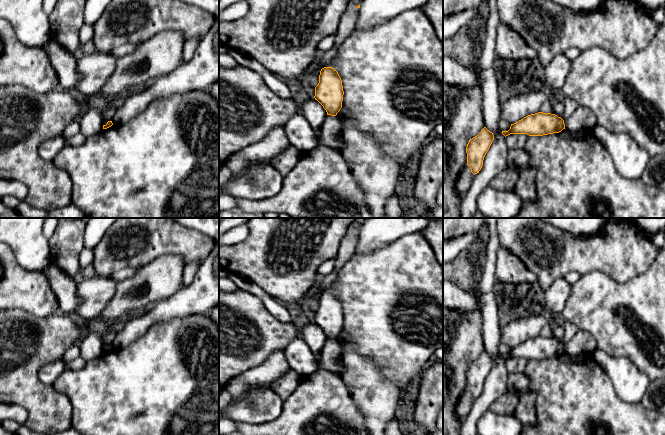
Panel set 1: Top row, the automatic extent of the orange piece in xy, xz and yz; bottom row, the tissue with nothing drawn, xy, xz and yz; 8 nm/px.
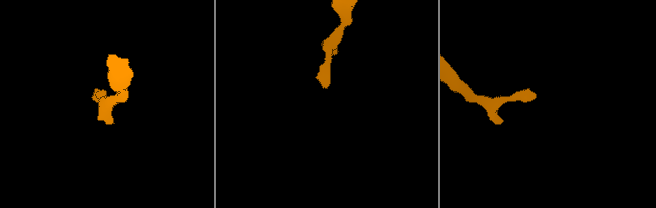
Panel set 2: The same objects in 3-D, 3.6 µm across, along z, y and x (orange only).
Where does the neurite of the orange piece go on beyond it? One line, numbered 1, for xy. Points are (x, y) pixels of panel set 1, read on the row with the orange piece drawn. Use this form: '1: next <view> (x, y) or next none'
1: next none

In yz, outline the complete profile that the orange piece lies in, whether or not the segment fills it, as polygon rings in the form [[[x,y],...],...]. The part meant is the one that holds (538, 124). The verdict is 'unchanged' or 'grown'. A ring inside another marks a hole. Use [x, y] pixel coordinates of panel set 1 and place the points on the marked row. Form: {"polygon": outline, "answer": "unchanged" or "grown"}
{"polygon": [[[538,112],[511,124],[510,129],[508,131],[502,131],[502,134],[505,137],[510,134],[543,136],[559,133],[563,129],[565,129],[565,124],[561,117],[551,113]]], "answer": "unchanged"}

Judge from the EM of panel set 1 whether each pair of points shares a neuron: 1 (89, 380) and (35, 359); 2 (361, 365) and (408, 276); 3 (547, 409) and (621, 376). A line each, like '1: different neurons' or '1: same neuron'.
1: different neurons
2: different neurons
3: different neurons

